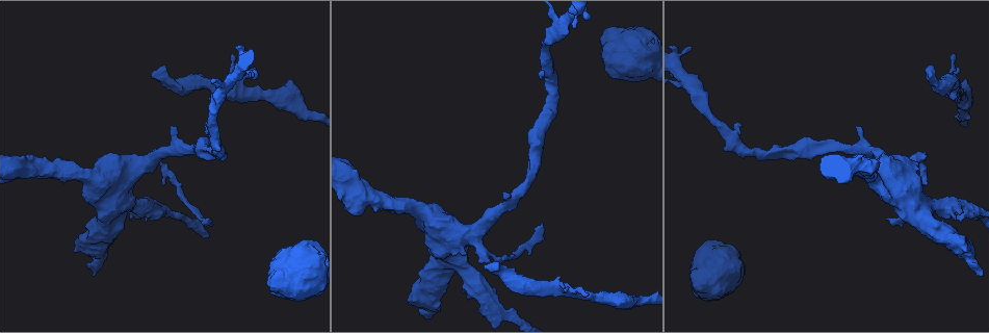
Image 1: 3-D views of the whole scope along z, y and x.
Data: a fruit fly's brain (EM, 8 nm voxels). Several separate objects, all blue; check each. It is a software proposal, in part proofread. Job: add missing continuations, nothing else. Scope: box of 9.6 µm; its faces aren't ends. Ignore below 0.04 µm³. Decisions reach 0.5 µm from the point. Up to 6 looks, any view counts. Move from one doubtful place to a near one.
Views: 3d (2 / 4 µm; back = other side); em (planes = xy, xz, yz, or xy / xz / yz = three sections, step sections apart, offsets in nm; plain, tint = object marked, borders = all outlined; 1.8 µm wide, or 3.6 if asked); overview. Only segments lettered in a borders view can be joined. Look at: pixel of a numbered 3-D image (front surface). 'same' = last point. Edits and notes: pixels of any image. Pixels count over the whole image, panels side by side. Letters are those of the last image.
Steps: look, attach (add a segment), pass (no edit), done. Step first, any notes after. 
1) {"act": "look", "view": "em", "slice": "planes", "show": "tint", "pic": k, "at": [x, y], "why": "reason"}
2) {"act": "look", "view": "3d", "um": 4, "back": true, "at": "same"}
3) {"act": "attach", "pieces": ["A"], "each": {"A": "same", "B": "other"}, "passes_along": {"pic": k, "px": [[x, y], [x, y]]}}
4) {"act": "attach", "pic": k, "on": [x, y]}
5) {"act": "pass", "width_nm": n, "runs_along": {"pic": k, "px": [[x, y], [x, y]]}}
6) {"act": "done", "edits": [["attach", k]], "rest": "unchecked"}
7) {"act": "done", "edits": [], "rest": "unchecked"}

{"act": "look", "view": "em", "slice": "yz", "step": 8, "show": "borders", "pic": 1, "at": [887, 219], "why": "free end"}

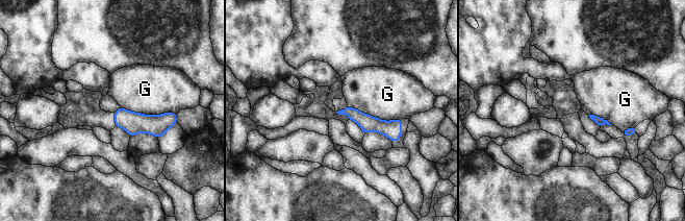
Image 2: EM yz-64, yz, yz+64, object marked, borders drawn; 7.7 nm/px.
{"act": "pass", "each": {"G": "other"}, "border": {"pic": 2, "px": [[121, 106], [148, 115], [176, 114]]}, "found": "none of them fits"}

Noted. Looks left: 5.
{"act": "look", "view": "em", "slice": "xz", "step": 4, "show": "tint", "pic": 1, "at": [151, 74], "why": "stops while still wide"}

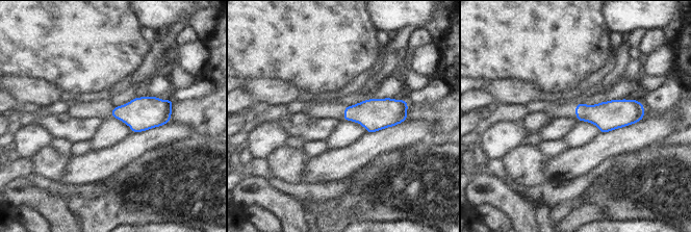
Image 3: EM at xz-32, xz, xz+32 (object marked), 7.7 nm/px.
{"act": "look", "view": "em", "slice": "planes", "show": "borders", "at": "same", "why": "cut it another way"}

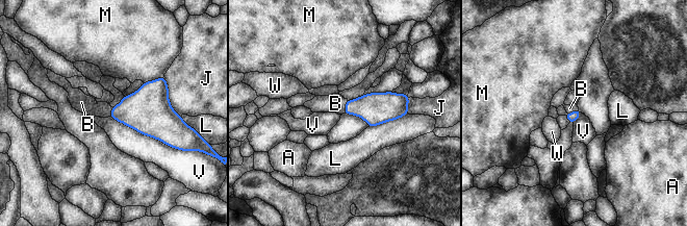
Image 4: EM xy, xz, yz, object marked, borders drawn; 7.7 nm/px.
{"act": "attach", "pieces": ["B"], "each": {"A": "other", "B": "same", "J": "other", "L": "other", "M": "other", "V": "other", "W": "other"}, "passes_along": {"pic": 4, "px": [[375, 108], [346, 106], [335, 103]]}, "found": "the cell continues"}

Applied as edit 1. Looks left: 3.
{"act": "look", "view": "overview"}

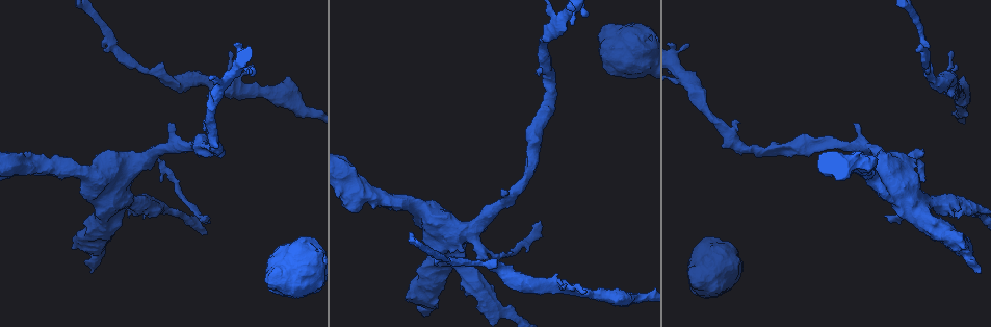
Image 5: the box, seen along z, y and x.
{"act": "look", "view": "em", "slice": "xy", "step": 8, "show": "borders", "pic": 5, "at": [586, 292], "why": "free end"}

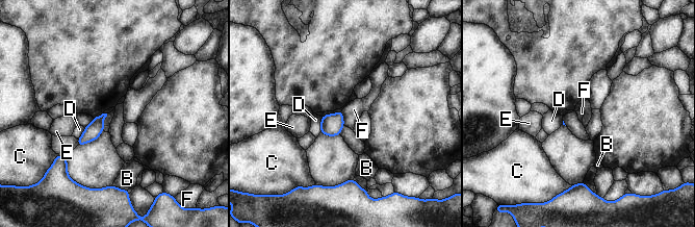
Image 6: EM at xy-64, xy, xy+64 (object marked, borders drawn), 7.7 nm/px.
{"act": "look", "view": "em", "slice": "planes", "show": "borders", "at": "same", "why": "another direction"}

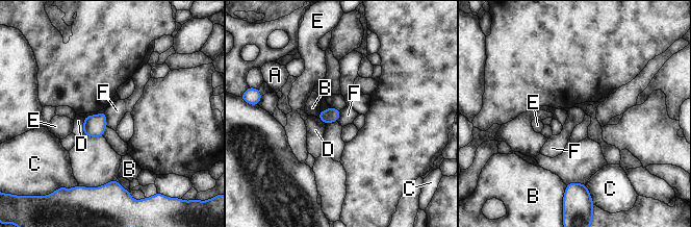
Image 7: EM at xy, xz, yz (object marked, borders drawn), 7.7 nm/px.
{"act": "pass", "each": {"A": "other", "B": "other", "C": "other", "D": "other", "E": "other", "F": "other"}, "border": {"pic": 7, "px": [[104, 111], [107, 126]]}, "found": "no lettered segment goes on from it"}

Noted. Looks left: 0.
{"act": "done", "edits": [["attach", 4]], "rest": "unchecked"}

